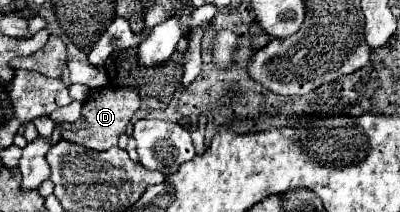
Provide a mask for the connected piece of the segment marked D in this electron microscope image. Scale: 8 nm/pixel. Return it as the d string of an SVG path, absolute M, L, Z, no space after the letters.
M105 88L105 92L101 92L99 96L91 96L89 100L85 100L81 110L81 116L85 118L85 126L77 132L63 132L61 138L75 144L83 144L91 150L107 150L111 146L117 146L119 136L125 132L129 120L139 110L139 106L141 106L141 98L135 92L135 88Z

